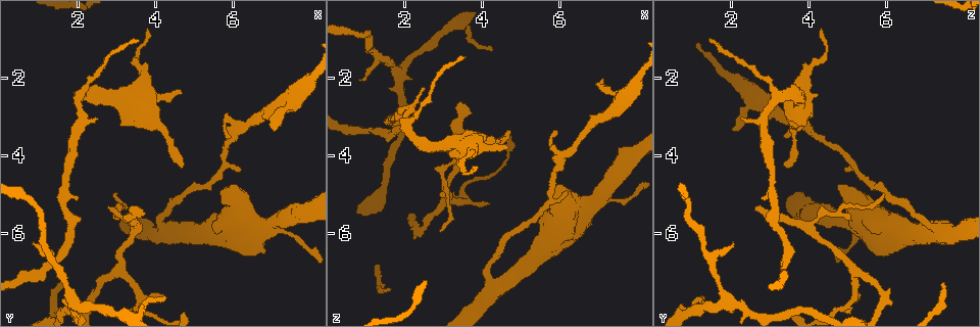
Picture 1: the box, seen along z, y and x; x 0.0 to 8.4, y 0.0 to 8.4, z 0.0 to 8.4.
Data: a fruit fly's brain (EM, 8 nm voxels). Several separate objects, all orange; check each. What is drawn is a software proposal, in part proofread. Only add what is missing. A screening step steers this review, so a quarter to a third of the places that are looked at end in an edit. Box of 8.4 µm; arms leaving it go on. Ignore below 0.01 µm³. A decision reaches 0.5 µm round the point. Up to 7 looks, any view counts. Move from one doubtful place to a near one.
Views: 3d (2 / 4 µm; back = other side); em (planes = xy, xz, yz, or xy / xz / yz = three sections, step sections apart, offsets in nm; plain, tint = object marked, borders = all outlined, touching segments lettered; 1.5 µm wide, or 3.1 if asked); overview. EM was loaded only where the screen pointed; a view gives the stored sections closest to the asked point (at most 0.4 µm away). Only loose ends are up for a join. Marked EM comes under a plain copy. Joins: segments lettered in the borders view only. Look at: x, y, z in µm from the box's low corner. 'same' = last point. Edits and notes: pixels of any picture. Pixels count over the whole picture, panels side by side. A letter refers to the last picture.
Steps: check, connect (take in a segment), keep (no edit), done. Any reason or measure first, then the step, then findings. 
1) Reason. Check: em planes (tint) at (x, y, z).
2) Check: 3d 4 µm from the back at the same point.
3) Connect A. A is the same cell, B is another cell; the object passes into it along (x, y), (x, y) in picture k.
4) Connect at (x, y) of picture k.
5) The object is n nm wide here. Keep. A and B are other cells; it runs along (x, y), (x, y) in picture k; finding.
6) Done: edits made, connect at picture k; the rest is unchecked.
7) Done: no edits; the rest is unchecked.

Check: 3d 4 µm from the back at (3.45, 5.45, 2.60).

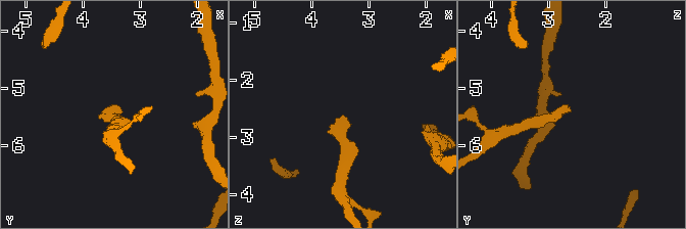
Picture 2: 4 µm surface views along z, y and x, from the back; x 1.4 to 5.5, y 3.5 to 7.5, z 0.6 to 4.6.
Shape alone is not enough. Check: em xy step 8 (borders) at (3.40, 5.45, 2.65).

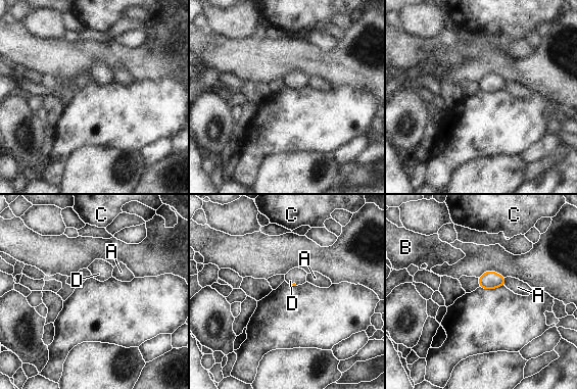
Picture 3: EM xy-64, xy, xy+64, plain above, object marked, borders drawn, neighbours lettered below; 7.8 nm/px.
Cut it another way. Check: em planes (borders) at the same point.

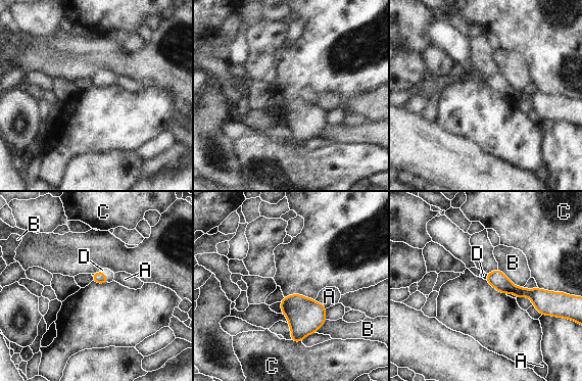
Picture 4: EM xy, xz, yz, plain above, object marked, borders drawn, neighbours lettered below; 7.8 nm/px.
The longest contact is with B, 260 nm. Connect D. D is the same cell, A, B and C are other cells; it goes on there.

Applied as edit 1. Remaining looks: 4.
Check: overview.

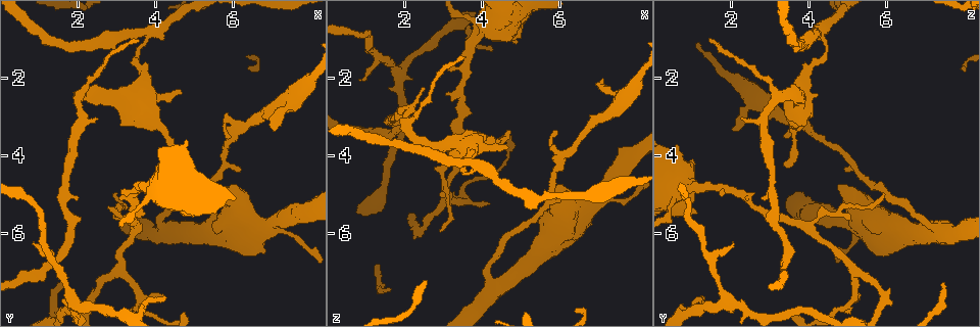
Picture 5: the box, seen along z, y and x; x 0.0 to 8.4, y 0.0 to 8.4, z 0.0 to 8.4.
Branch stops here. Check: 3d 2 µm at (4.25, 7.65, 1.30).

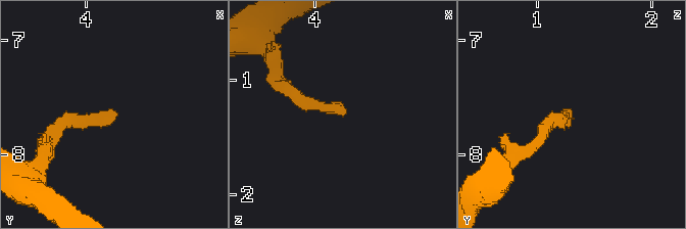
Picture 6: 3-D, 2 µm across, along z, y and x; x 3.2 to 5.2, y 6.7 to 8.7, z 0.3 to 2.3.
Need the tissue. Check: em planes (borders) at (4.30, 7.68, 1.26).

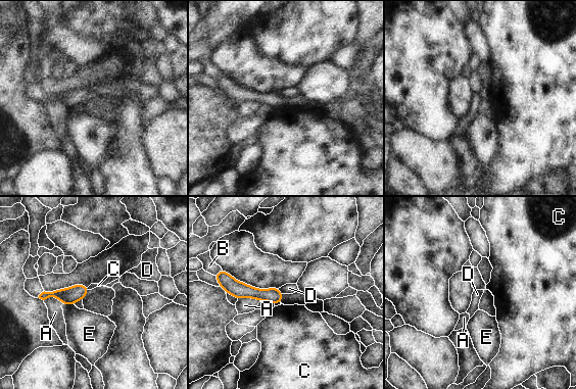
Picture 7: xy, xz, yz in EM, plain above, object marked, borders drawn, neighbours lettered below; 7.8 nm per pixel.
Keep. A, B, C, D and E are other cells; no lettered segment goes on from it.

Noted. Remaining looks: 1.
Free end. Check: em planes (borders) at (1.65, 7.30, 7.40).

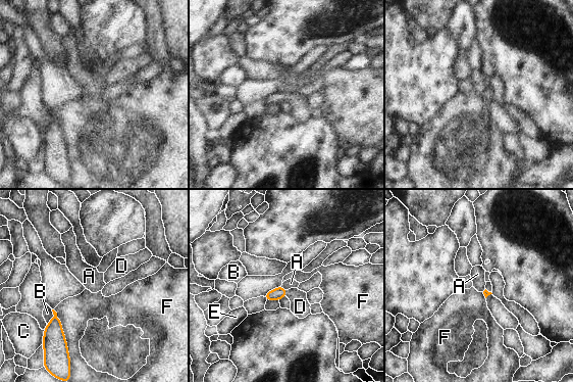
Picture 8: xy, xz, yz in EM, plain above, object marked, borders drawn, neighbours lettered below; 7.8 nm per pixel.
Connect D. D is the same cell, A, B, C, E and F are other cells; the object passes into it along (279, 292), (285, 293), (300, 306) in picture 8; the cell continues.

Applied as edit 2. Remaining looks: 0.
Done: edits made, connect at picture 4, connect at picture 8; the rest is unchecked.

